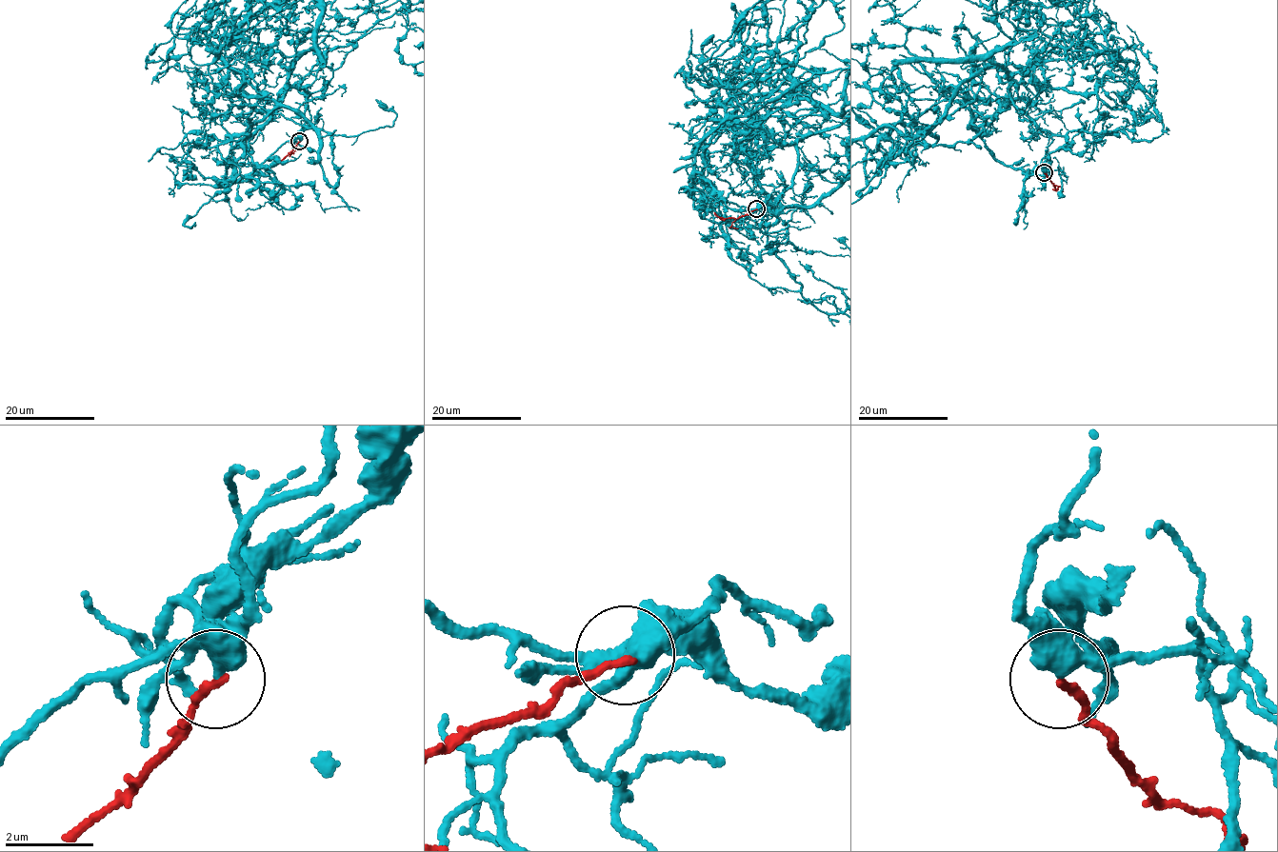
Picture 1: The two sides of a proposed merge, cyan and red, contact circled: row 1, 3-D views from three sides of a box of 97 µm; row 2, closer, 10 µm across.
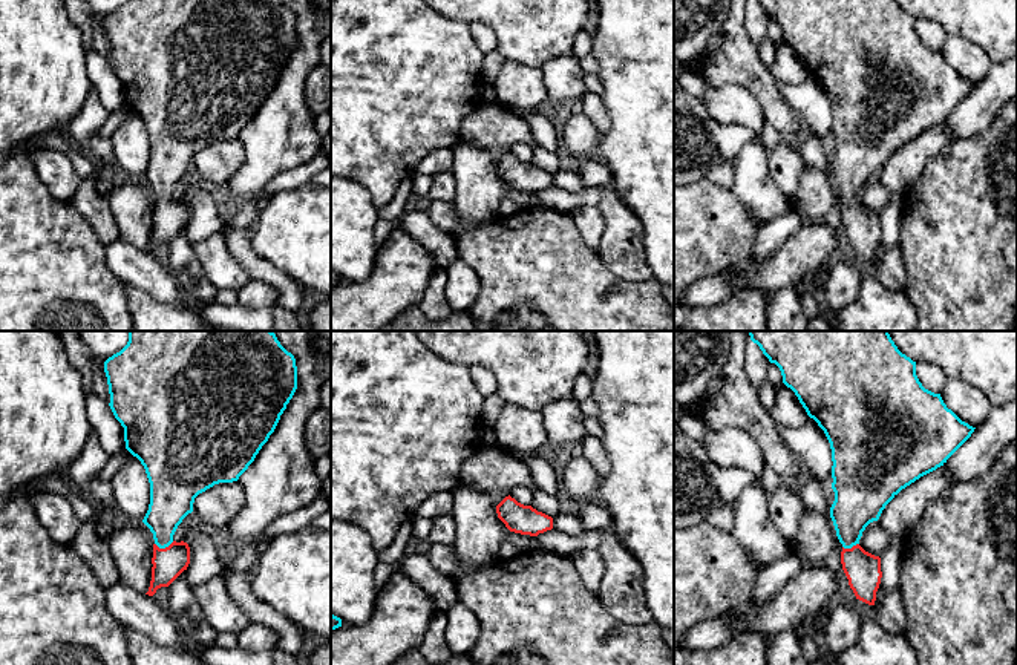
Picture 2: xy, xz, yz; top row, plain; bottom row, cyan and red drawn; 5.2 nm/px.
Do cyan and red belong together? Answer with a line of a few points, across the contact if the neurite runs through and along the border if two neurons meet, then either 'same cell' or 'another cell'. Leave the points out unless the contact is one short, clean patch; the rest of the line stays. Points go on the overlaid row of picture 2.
line xy (170, 501), (164, 514), (164, 547), (169, 563); same cell

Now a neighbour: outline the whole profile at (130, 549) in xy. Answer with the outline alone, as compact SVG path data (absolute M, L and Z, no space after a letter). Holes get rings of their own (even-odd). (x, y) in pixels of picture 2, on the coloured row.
M129 521L113 529L107 542L119 581L146 595L152 581L153 542L147 538L141 522Z

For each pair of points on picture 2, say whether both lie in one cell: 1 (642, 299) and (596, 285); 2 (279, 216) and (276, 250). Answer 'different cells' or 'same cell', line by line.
1: same cell
2: same cell

